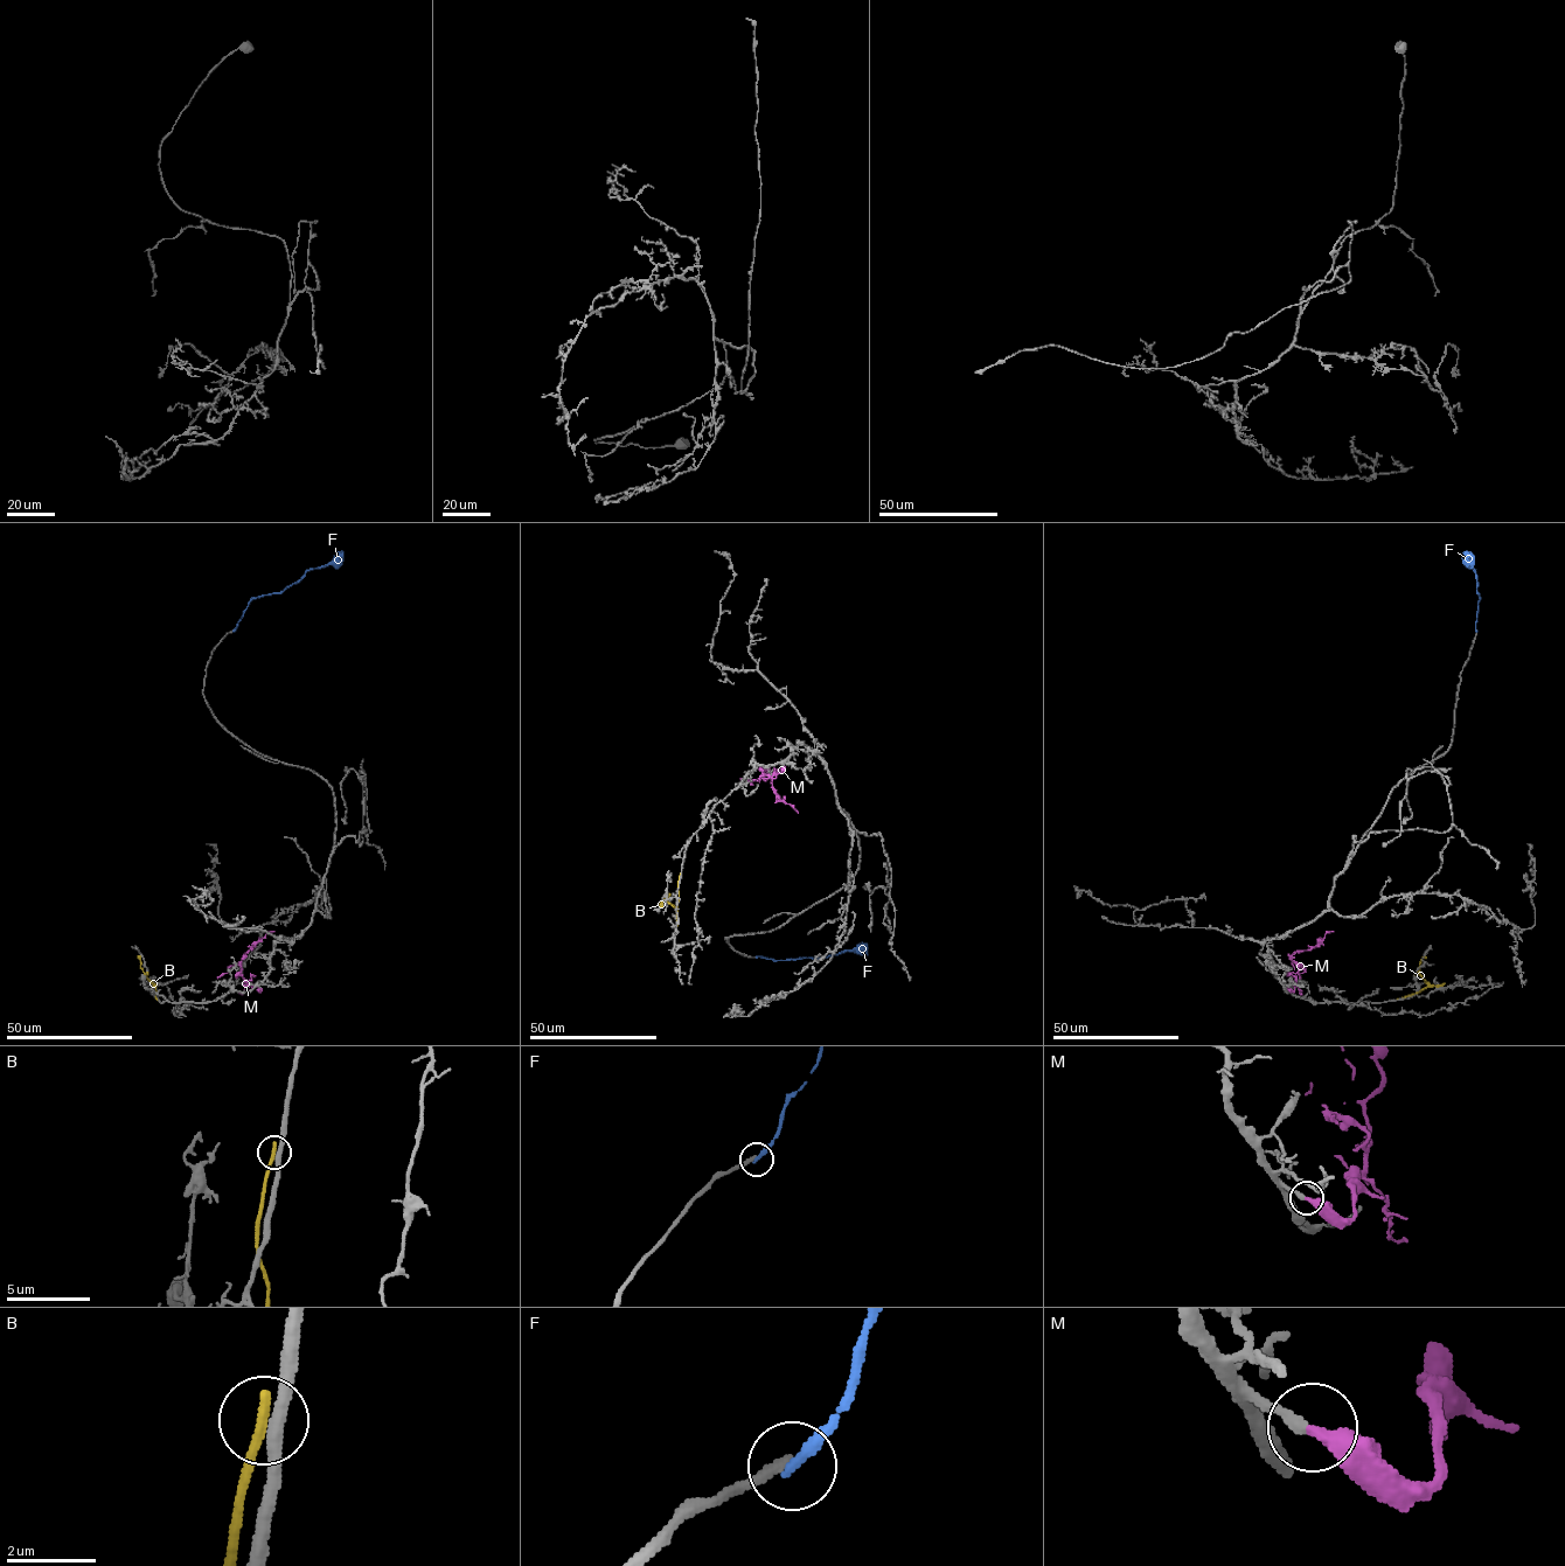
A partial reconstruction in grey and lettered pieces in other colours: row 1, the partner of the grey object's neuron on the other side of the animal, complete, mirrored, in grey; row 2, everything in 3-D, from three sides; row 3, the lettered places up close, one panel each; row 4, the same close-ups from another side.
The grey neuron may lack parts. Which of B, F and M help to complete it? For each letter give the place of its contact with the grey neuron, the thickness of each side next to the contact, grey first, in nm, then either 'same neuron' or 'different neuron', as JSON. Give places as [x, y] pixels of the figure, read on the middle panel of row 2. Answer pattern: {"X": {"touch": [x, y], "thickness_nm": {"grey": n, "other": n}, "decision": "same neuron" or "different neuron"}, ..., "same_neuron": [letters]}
{"B": {"touch": [680, 874], "thickness_nm": {"grey": 320, "other": 280}, "decision": "different neuron"}, "F": {"touch": [756, 956], "thickness_nm": {"grey": 240, "other": 280}, "decision": "different neuron"}, "M": {"touch": [784, 766], "thickness_nm": {"grey": 280, "other": 500}, "decision": "same neuron"}, "same_neuron": ["M"]}

